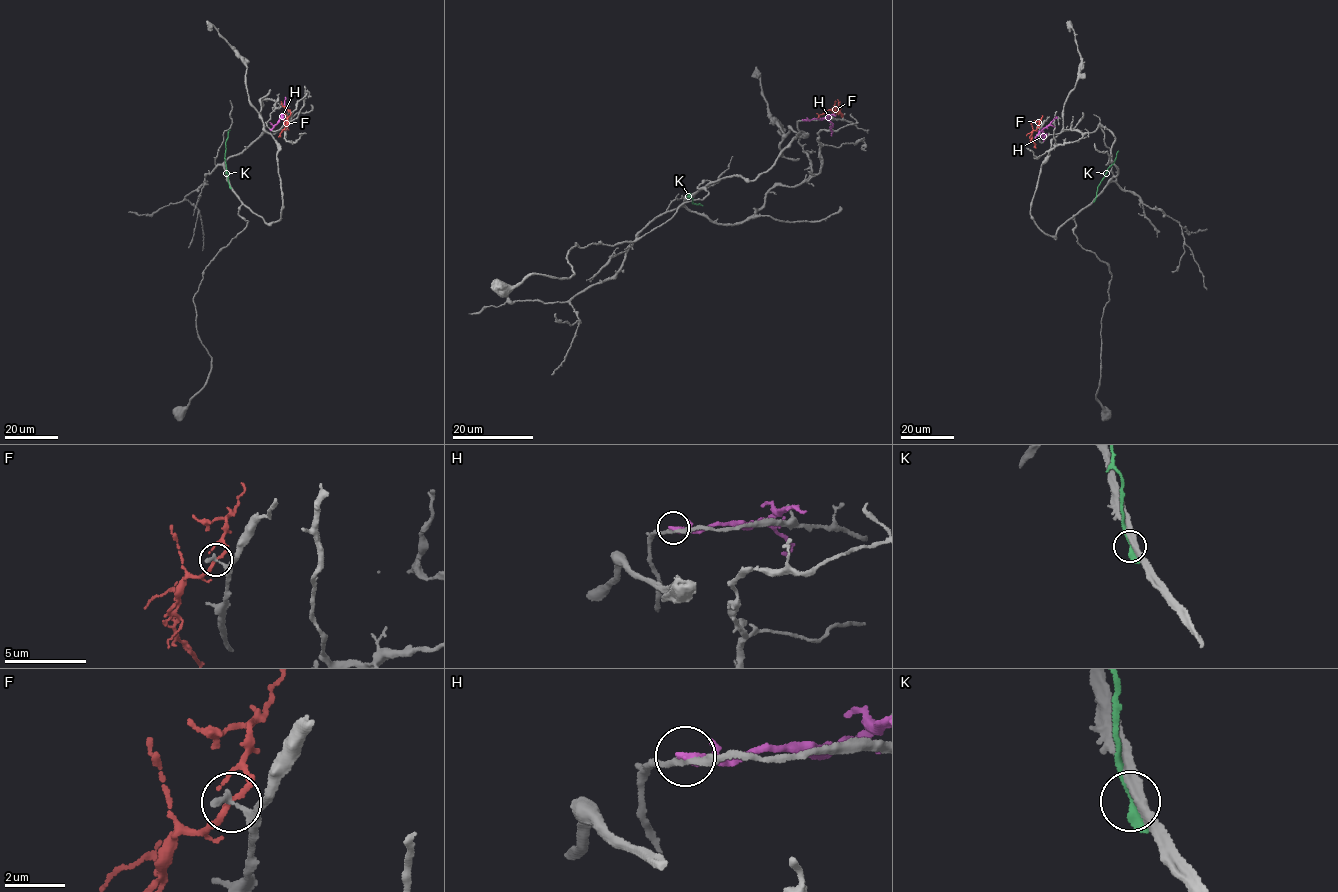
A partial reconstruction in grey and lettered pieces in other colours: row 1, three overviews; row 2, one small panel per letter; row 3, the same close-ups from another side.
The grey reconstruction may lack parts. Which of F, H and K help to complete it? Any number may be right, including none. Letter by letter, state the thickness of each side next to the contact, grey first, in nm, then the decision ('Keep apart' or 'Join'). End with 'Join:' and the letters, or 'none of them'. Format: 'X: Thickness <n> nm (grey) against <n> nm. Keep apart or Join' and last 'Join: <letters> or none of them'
F: Thickness 240 nm (grey) against 180 nm. Keep apart
H: Thickness 200 nm (grey) against 260 nm. Keep apart
K: Thickness 360 nm (grey) against 360 nm. Keep apart
Join: none of them

